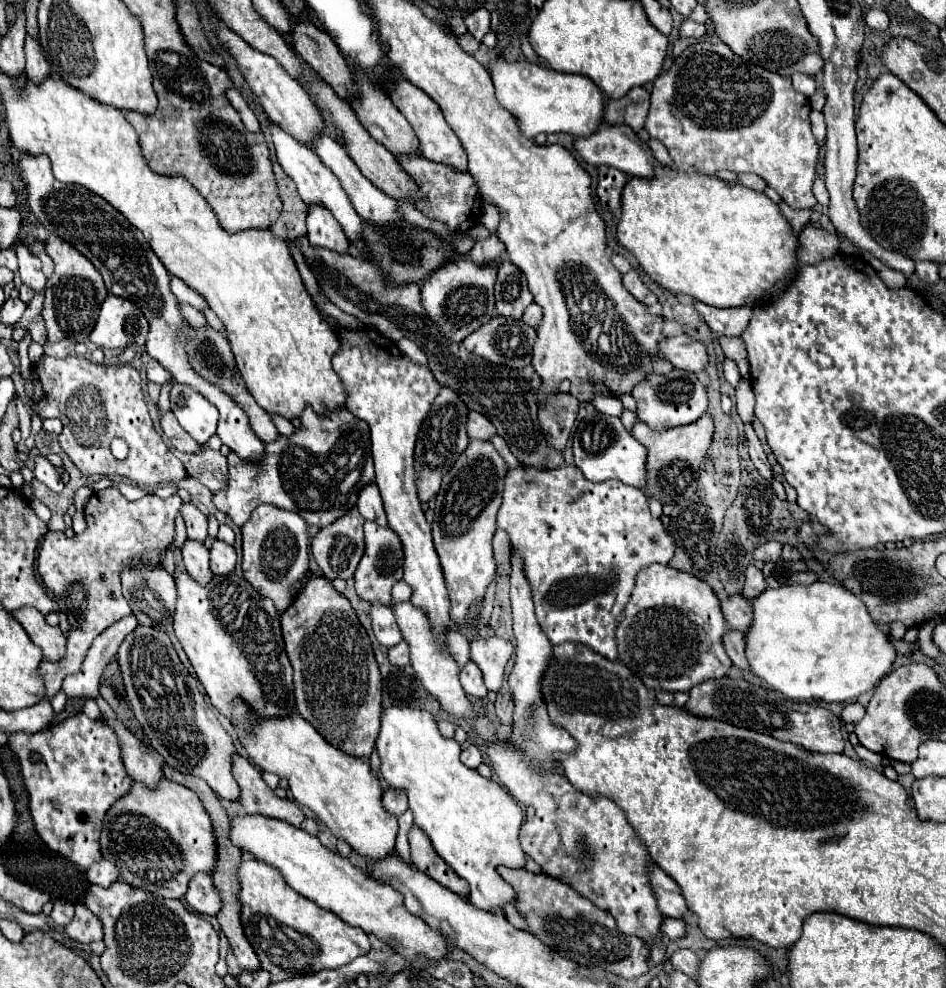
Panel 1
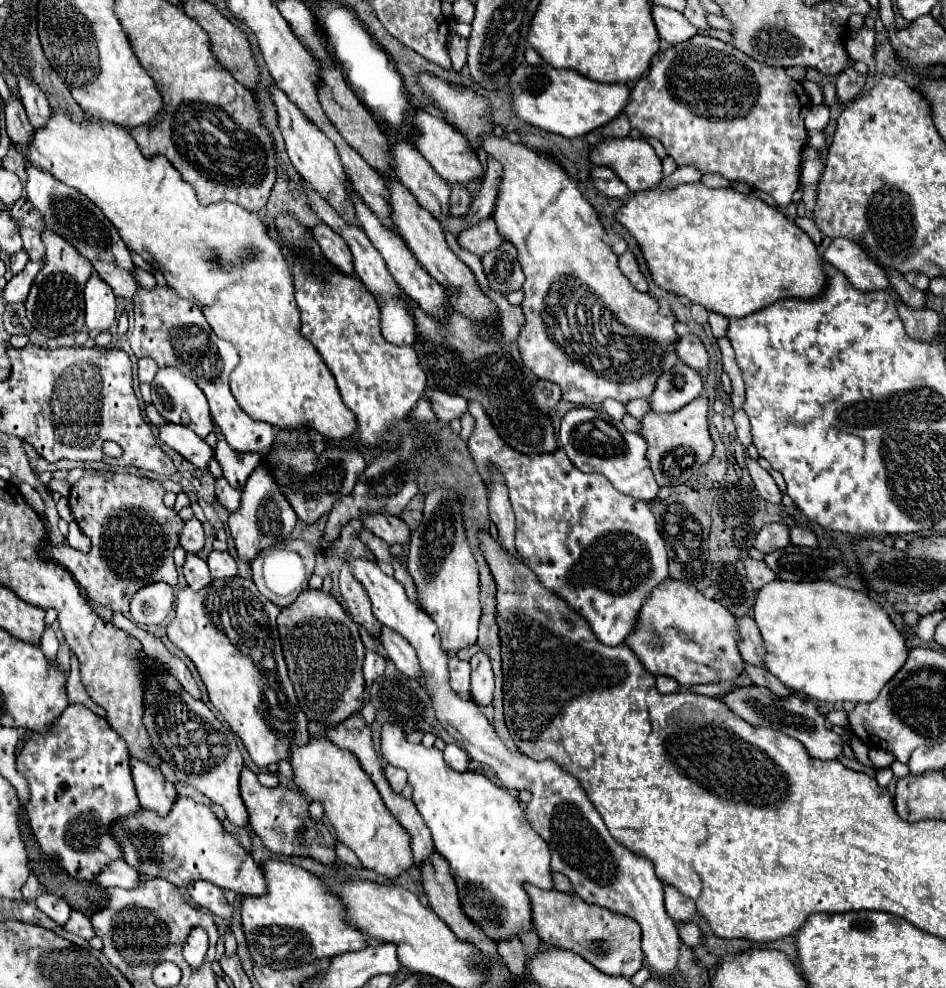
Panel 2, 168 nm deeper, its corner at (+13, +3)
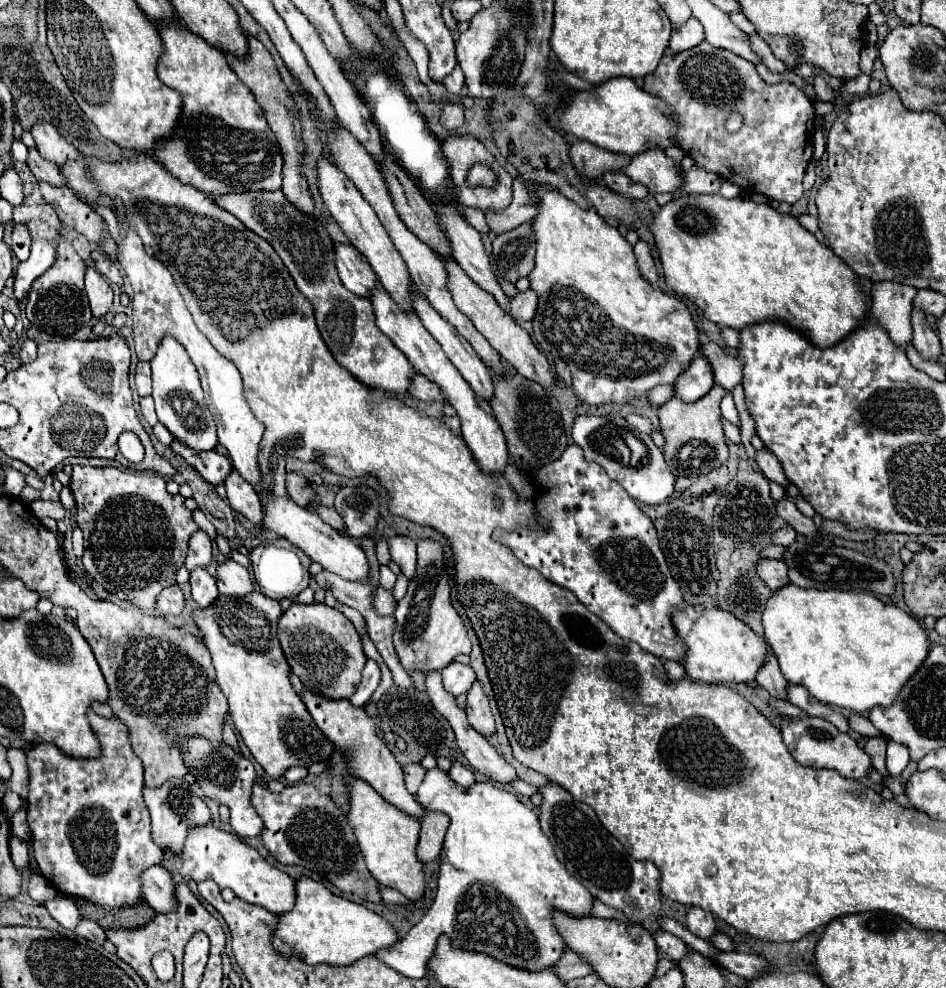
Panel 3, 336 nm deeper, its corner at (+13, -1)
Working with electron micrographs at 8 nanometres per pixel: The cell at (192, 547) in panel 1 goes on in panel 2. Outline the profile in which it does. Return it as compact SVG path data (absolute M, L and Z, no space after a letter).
M188 554L188 556L186 556L186 564L184 564L182 572L184 572L184 578L186 578L188 586L190 586L194 592L202 590L204 586L208 586L208 584L212 582L208 564L206 564L202 558L198 558L196 554Z

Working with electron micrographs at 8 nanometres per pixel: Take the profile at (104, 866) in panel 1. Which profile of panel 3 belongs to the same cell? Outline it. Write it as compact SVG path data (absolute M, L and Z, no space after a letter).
M152 866L140 874L140 886L144 890L144 902L158 910L170 912L174 908L174 882L172 874L162 866Z

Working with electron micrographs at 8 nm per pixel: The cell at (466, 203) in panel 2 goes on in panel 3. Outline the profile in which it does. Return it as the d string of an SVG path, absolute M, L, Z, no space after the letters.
M464 208L464 218L468 220L468 224L472 224L478 232L490 232L488 224L484 220L484 212L476 210L476 208Z

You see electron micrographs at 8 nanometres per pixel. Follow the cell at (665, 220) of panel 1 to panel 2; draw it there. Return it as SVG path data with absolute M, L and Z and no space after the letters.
M692 182L692 184L680 184L676 186L674 190L662 190L662 188L652 188L652 190L646 190L646 192L636 192L634 198L628 200L628 204L624 204L618 212L616 212L616 218L618 222L624 224L624 228L638 240L642 252L644 252L644 258L648 262L648 268L650 268L650 274L652 274L652 280L668 290L668 292L674 292L678 296L686 296L692 304L700 304L704 306L708 312L716 312L716 314L724 314L726 318L744 318L756 310L762 310L782 298L818 298L822 292L824 292L824 282L828 280L824 274L824 260L818 256L818 250L816 250L816 244L810 240L810 236L798 228L794 222L790 222L778 208L774 206L768 206L766 202L762 202L760 198L756 198L754 194L740 194L732 188L708 188L704 186L702 182Z

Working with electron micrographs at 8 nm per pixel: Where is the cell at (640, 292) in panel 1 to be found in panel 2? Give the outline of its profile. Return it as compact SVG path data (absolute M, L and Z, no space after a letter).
M626 250L620 256L620 270L632 282L634 288L638 288L640 292L648 292L648 282L644 278L644 274L640 272L640 266L638 266L638 262L636 262L636 258L634 258L634 254L630 250Z

